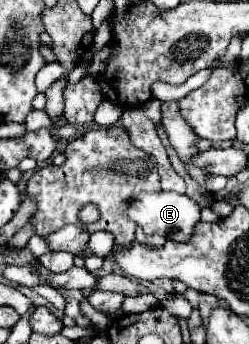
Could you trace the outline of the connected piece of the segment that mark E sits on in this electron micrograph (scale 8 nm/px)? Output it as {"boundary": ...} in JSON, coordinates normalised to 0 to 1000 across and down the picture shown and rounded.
{"boundary":[[[643,555],[643,561],[562,561],[546,578],[530,578],[506,602],[506,625],[522,642],[538,642],[546,654],[562,654],[594,683],[635,677],[659,689],[699,689],[707,701],[747,701],[771,672],[779,654],[803,642],[803,596],[787,584],[771,584],[755,567],[723,567],[723,561],[675,561],[675,555]]]}

